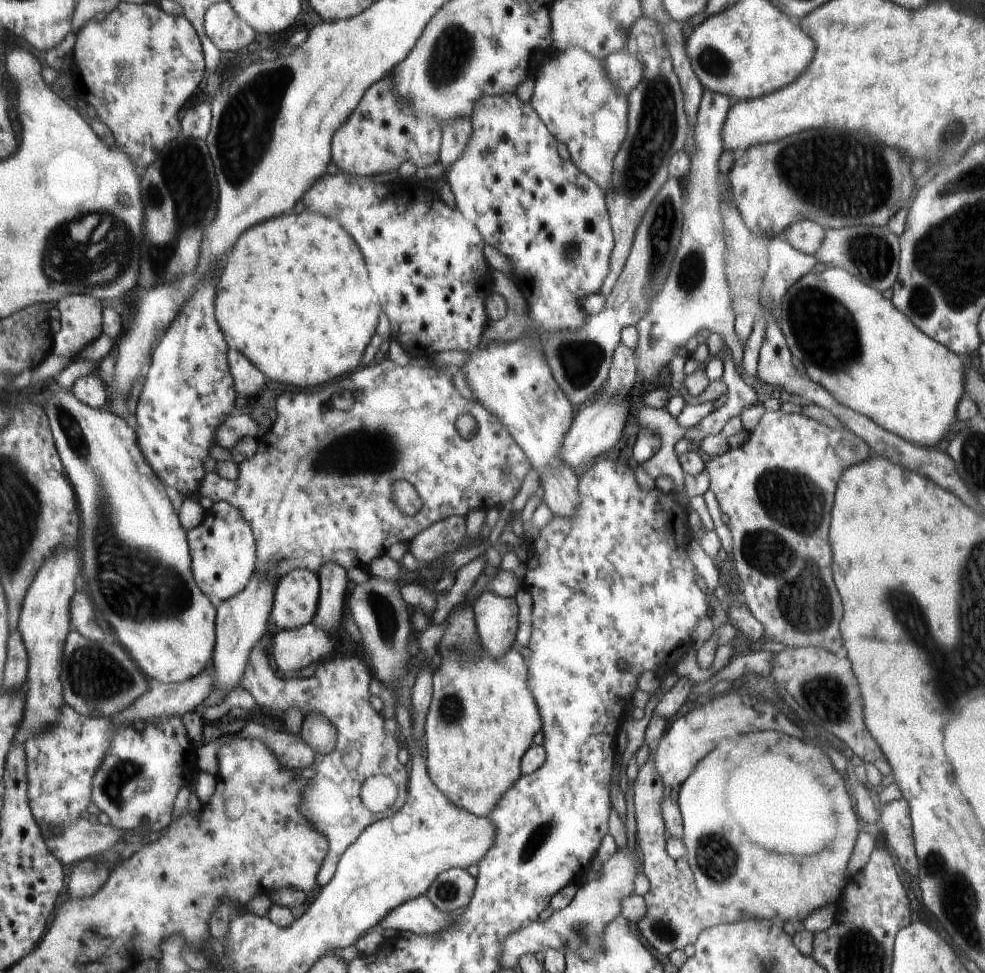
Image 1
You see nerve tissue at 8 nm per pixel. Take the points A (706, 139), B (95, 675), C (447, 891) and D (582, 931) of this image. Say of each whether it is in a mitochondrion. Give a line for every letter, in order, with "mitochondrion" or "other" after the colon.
A: other
B: mitochondrion
C: mitochondrion
D: mitochondrion

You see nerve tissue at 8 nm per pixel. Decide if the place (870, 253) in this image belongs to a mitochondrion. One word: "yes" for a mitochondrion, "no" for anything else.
yes

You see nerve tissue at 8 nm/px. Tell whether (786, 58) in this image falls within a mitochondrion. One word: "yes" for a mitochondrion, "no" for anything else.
no

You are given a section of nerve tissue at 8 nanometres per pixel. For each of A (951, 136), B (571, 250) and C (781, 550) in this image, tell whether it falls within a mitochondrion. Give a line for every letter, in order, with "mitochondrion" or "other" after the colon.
A: mitochondrion
B: mitochondrion
C: mitochondrion

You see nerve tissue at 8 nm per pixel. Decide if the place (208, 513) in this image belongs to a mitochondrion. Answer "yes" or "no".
no

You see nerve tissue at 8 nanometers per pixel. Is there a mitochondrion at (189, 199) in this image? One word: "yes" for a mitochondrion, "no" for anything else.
yes

